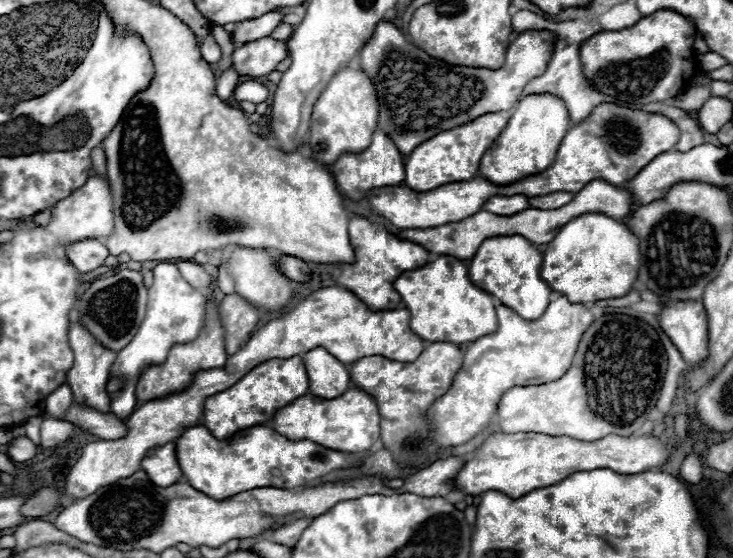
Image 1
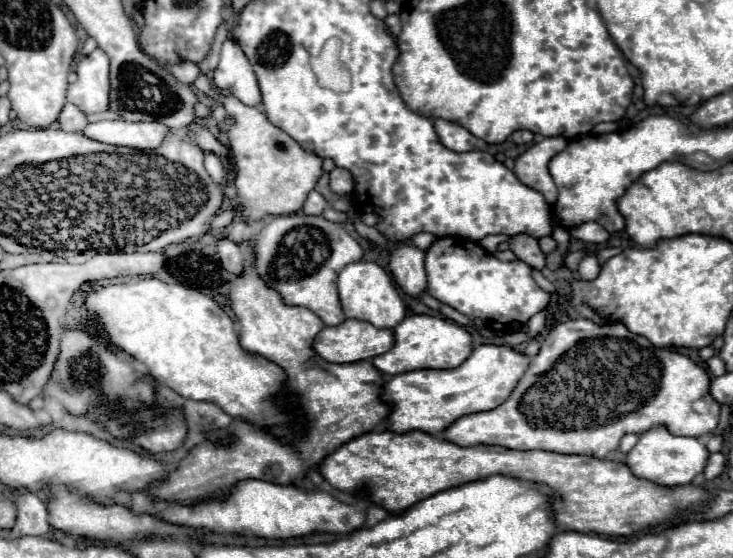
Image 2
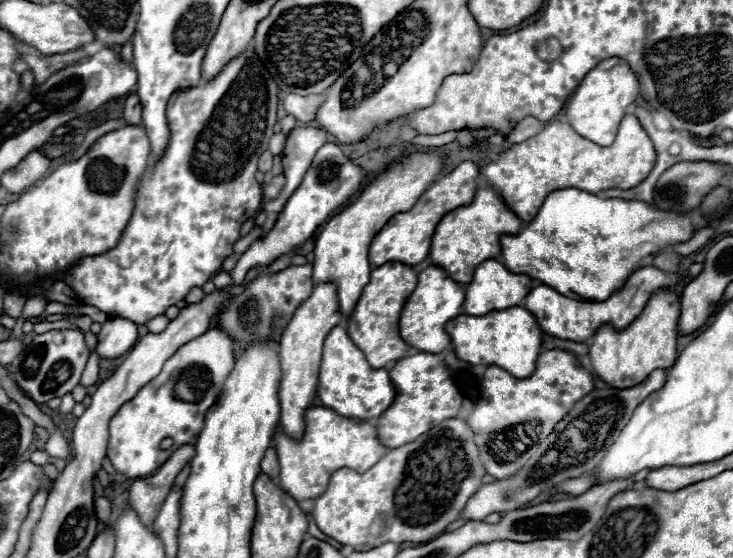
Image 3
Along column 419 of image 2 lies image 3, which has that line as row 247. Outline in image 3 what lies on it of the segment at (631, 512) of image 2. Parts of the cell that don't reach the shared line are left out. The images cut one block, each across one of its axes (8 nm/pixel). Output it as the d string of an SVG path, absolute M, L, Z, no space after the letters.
M490 186L478 188L472 204L466 204L466 206L460 206L456 210L448 212L440 220L440 224L436 226L436 232L432 236L432 246L430 246L428 258L432 260L434 266L440 266L442 270L446 270L454 282L466 284L472 280L474 268L480 262L500 256L500 252L502 252L500 236L508 236L508 234L514 236L520 232L520 226L522 226L520 218L506 208L502 198Z

